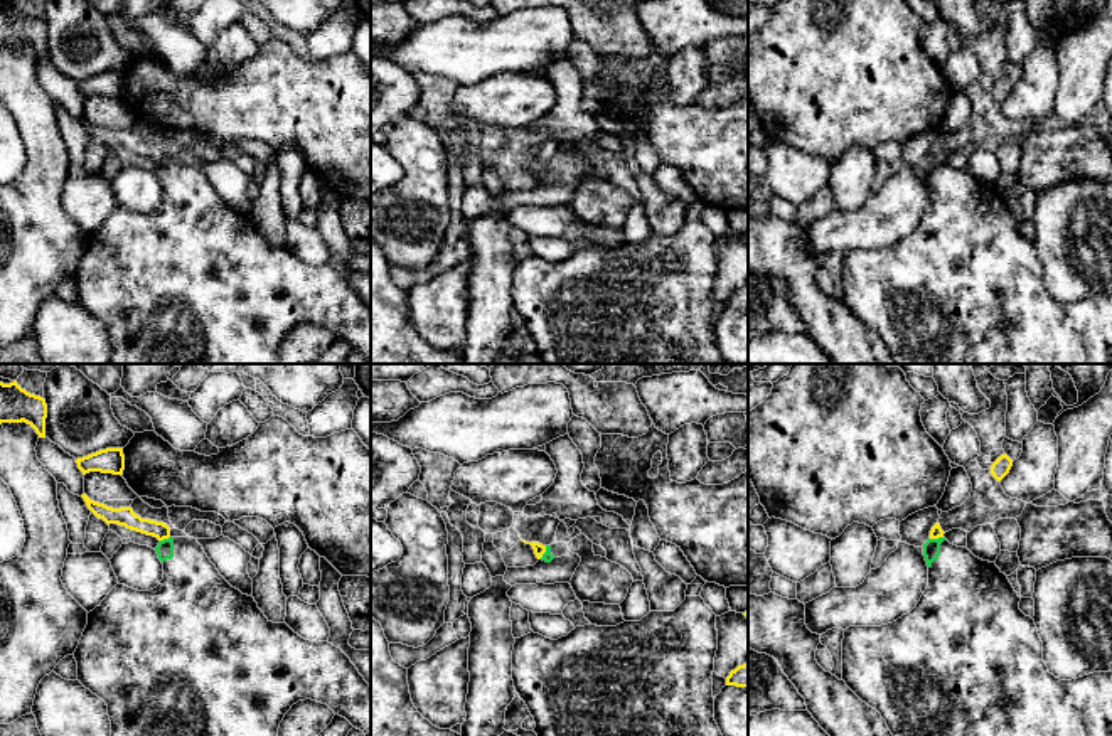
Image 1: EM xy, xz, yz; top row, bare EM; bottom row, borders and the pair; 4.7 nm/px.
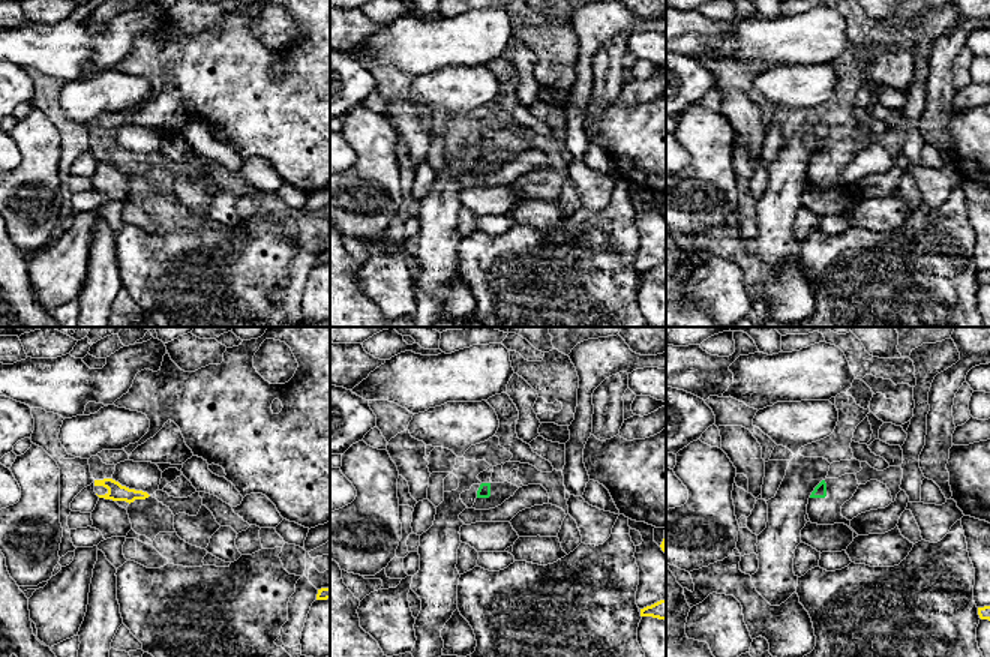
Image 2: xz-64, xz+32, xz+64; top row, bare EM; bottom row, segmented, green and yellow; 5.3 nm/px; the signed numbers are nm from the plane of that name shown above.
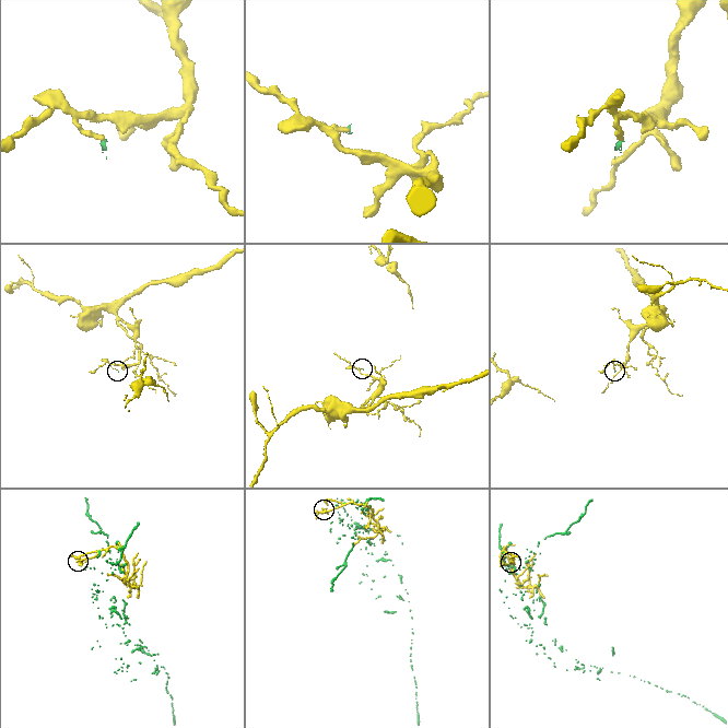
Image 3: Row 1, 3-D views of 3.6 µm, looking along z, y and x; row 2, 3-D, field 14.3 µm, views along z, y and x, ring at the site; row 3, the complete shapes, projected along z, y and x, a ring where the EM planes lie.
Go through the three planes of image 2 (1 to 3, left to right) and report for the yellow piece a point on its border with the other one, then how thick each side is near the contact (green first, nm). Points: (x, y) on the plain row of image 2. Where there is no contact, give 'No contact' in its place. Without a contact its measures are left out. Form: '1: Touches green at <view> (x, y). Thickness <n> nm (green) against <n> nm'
1: No contact
2: No contact
3: No contact

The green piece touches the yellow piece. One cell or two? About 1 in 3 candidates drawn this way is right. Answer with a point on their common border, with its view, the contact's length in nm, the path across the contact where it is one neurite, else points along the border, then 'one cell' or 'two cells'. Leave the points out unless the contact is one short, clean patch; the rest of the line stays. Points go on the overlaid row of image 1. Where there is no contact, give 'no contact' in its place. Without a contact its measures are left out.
contact xy (164, 539); length 50 nm; border xy (169, 536), (160, 541); two cells

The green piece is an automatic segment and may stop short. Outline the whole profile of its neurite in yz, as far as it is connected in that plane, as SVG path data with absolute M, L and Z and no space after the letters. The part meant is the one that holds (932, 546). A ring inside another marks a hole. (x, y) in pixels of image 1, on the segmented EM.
M945 537L928 539L923 544L923 556L928 566L928 586L917 606L888 625L849 627L842 638L842 680L881 714L893 736L1112 736L1112 672L1093 672L1072 680L1056 679L1043 662L1043 642L1034 620L1019 610L1021 598L996 563L982 561Z

